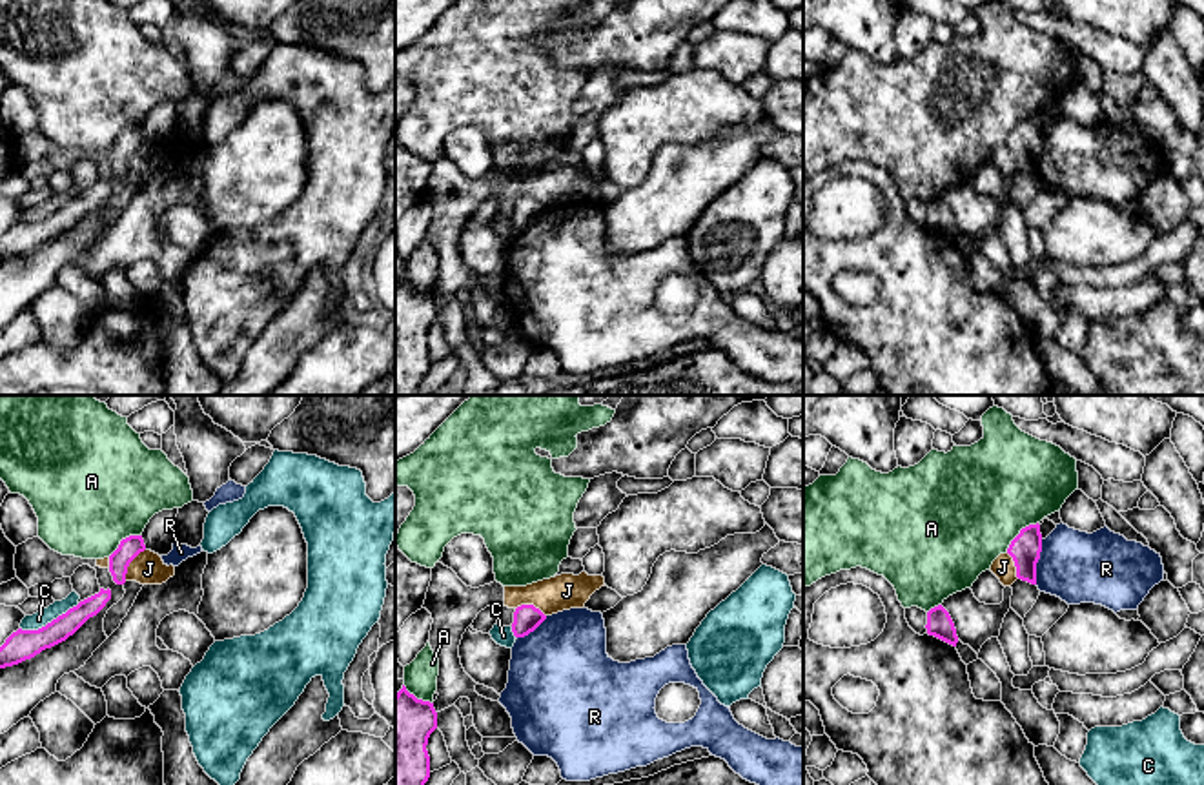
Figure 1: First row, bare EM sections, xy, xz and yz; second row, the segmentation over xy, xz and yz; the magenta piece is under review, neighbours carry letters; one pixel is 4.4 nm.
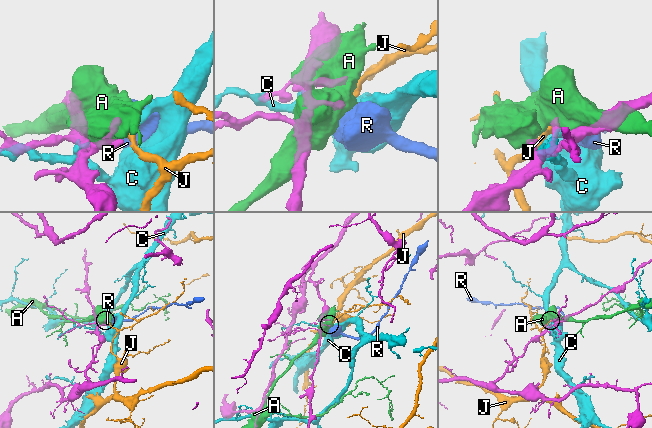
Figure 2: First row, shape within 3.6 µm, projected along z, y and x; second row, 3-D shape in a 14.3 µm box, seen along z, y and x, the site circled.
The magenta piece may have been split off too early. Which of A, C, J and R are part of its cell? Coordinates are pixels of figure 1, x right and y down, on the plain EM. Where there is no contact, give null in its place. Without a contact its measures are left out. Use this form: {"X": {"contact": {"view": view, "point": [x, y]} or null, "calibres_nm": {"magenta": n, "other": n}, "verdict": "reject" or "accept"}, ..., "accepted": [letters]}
{"A": {"contact": {"view": "yz", "point": [1020, 124]}, "calibres_nm": {"magenta": 140, "other": 480}, "verdict": "reject"}, "C": {"contact": {"view": "xy", "point": [51, 214]}, "calibres_nm": {"magenta": 140, "other": 70}, "verdict": "reject"}, "J": {"contact": {"view": "xy", "point": [128, 157]}, "calibres_nm": {"magenta": 90, "other": 140}, "verdict": "reject"}, "R": {"contact": {"view": "yz", "point": [1037, 153]}, "calibres_nm": {"magenta": 140, "other": 320}, "verdict": "reject"}, "accepted": []}

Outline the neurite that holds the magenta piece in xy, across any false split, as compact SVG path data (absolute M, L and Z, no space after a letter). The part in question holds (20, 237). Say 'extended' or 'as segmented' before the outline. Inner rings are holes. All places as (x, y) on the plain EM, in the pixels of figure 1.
as segmented; M100 180L98 186L80 193L66 206L58 208L38 222L13 224L0 239L0 260L18 257L26 251L35 250L46 240L51 240L69 228L73 228L89 209L97 208L106 195L111 191L111 182Z

